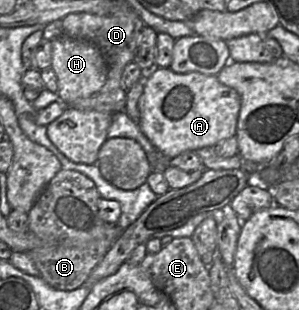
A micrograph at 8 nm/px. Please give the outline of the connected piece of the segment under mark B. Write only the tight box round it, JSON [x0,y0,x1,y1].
[24,168,123,291]

